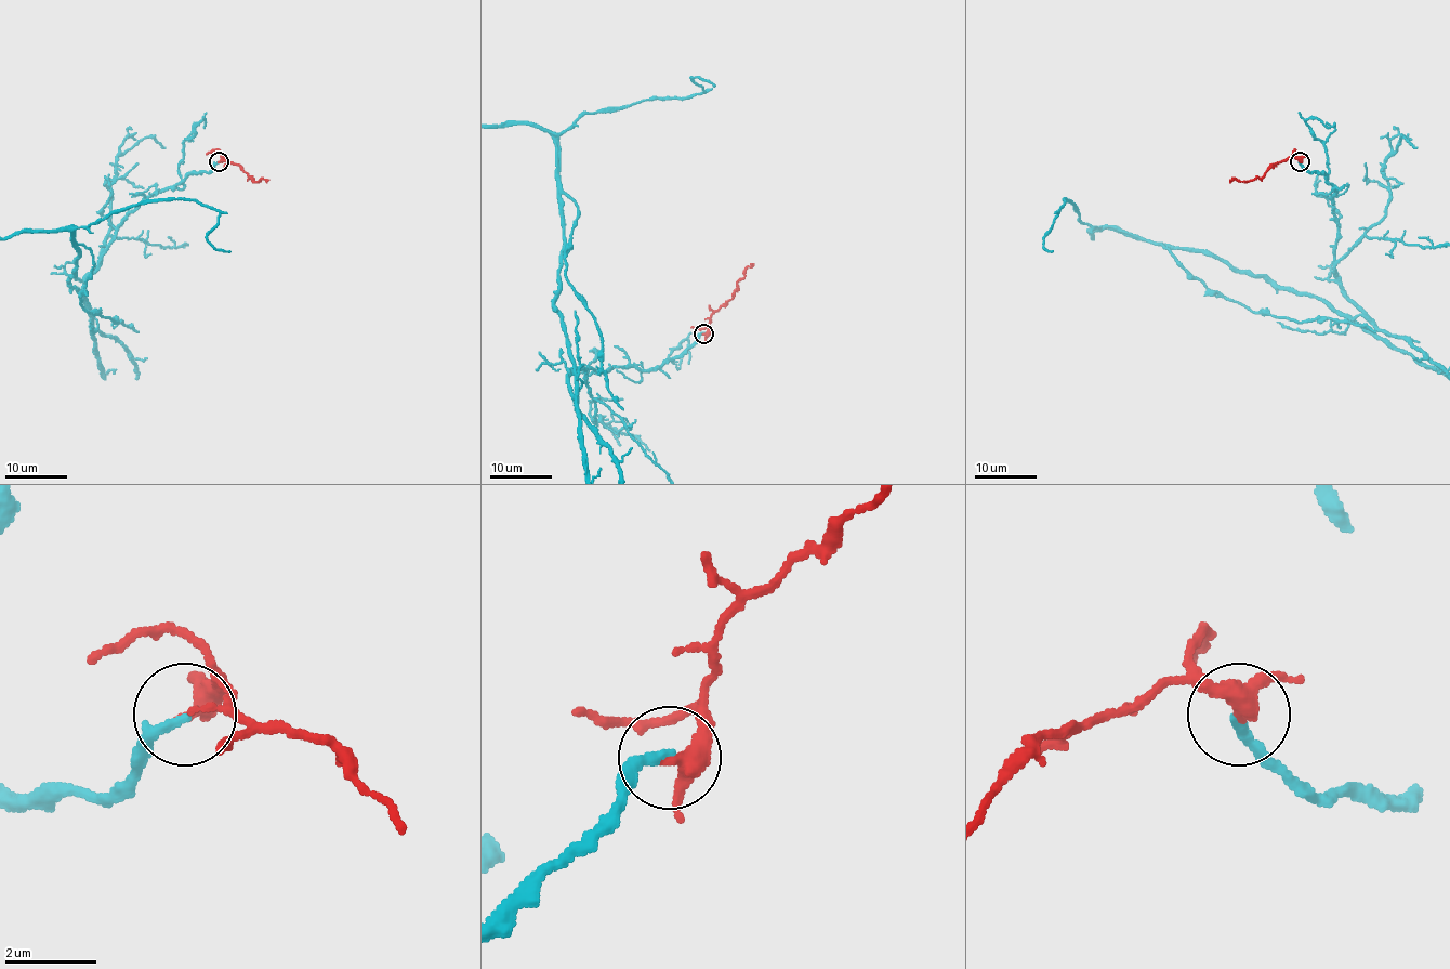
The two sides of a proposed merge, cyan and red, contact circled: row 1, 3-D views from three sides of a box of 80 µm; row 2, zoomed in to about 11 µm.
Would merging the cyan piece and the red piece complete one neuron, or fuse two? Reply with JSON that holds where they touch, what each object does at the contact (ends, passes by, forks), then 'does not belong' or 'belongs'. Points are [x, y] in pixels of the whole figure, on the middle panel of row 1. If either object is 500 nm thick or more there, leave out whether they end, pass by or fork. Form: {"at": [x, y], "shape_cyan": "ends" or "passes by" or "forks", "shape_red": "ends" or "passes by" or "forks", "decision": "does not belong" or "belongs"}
{"at": [703, 334], "shape_cyan": "ends", "shape_red": "passes by", "decision": "belongs"}

